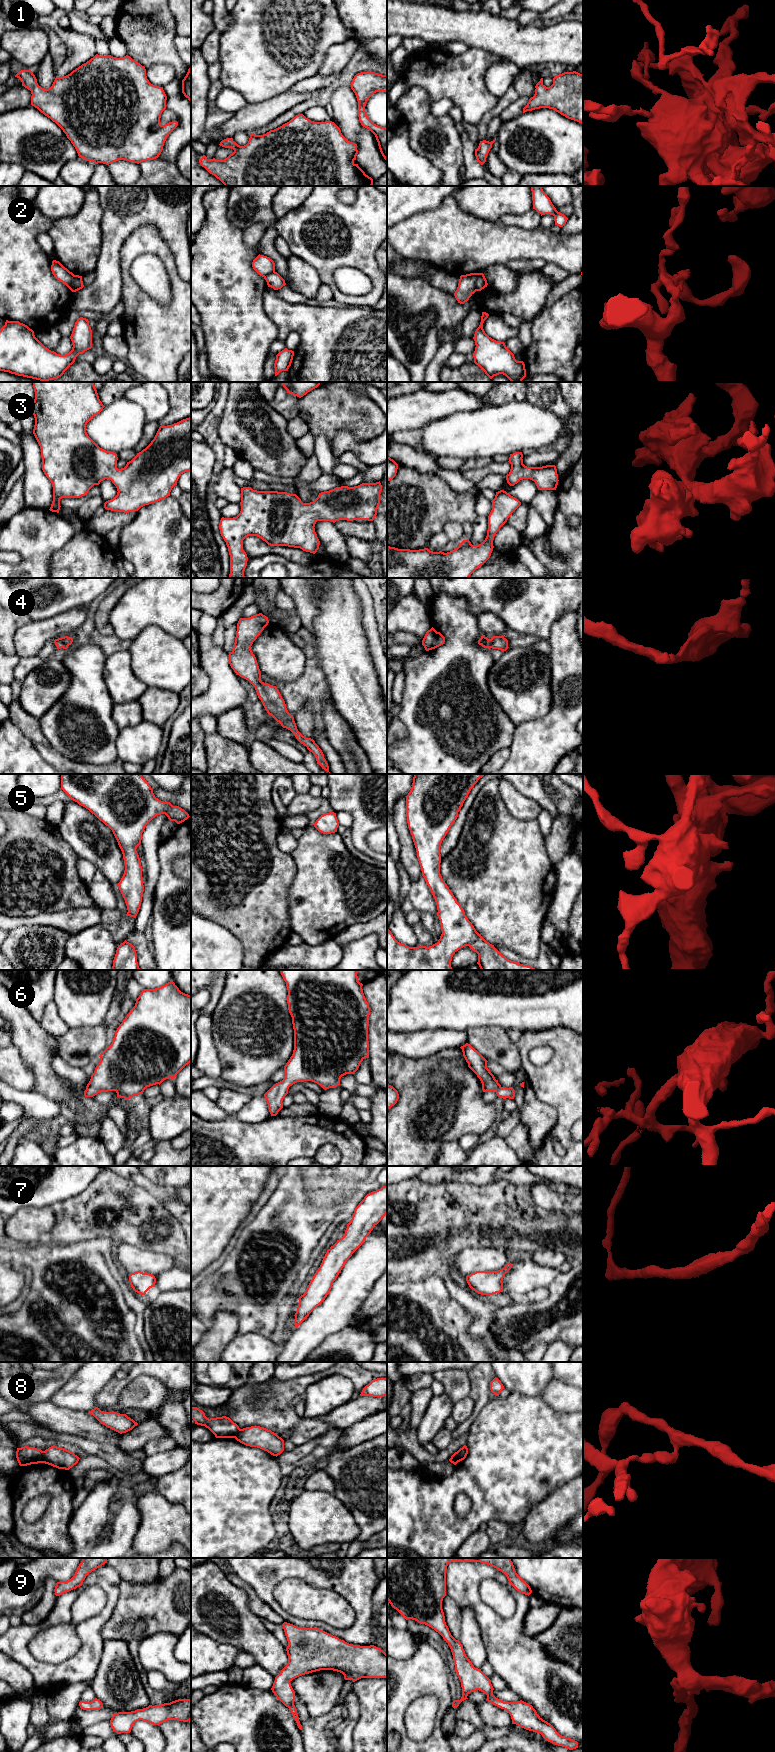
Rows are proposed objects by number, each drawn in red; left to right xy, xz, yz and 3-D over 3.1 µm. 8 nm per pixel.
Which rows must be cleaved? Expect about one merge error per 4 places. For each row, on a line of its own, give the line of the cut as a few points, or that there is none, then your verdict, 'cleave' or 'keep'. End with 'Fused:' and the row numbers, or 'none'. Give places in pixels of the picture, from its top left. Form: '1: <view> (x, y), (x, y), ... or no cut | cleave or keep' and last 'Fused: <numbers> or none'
1: no cut | keep
2: yz (480, 273), (476, 279), (475, 290) | cleave
3: no cut | keep
4: no cut | keep
5: no cut | keep
6: no cut | keep
7: no cut | keep
8: xy (43, 1451), (42, 1462) | cleave
9: no cut | keep
Fused: 2, 8

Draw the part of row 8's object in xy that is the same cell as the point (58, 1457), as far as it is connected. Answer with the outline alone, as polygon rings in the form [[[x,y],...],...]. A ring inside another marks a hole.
[[[53,1445],[43,1451],[42,1459],[45,1464],[58,1469],[69,1470],[78,1463],[80,1458],[67,1449]]]

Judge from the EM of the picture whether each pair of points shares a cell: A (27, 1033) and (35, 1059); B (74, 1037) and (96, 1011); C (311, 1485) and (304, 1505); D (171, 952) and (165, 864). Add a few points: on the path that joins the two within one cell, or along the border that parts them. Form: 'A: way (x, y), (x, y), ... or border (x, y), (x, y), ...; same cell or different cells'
A: way (30, 1039), (35, 1045), (35, 1053); same cell
B: border (102, 1022), (93, 1026), (70, 1029); different cells
C: border (305, 1489), (323, 1490), (332, 1493); different cells
D: way (171, 930), (158, 912), (165, 895), (165, 886); same cell

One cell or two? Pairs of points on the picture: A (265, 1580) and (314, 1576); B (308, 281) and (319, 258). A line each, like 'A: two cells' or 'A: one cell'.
A: one cell
B: two cells

